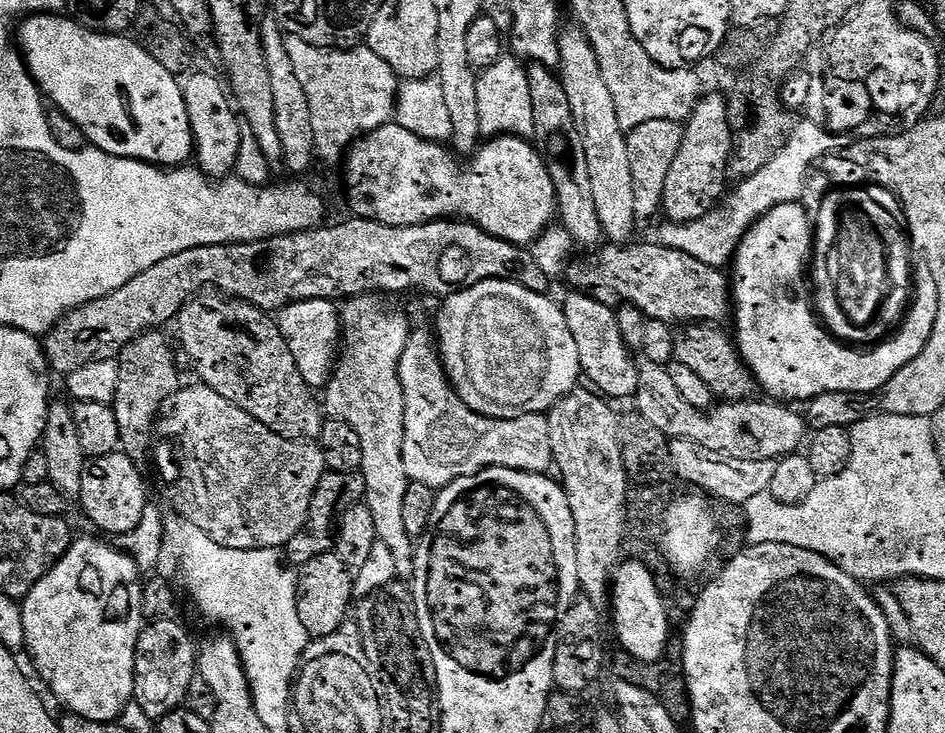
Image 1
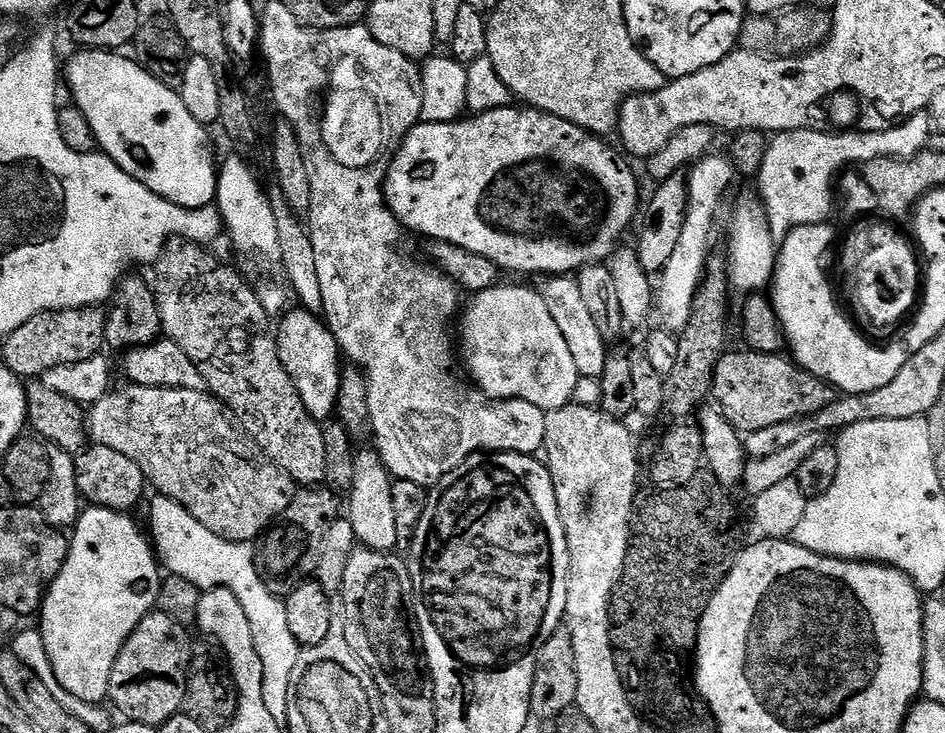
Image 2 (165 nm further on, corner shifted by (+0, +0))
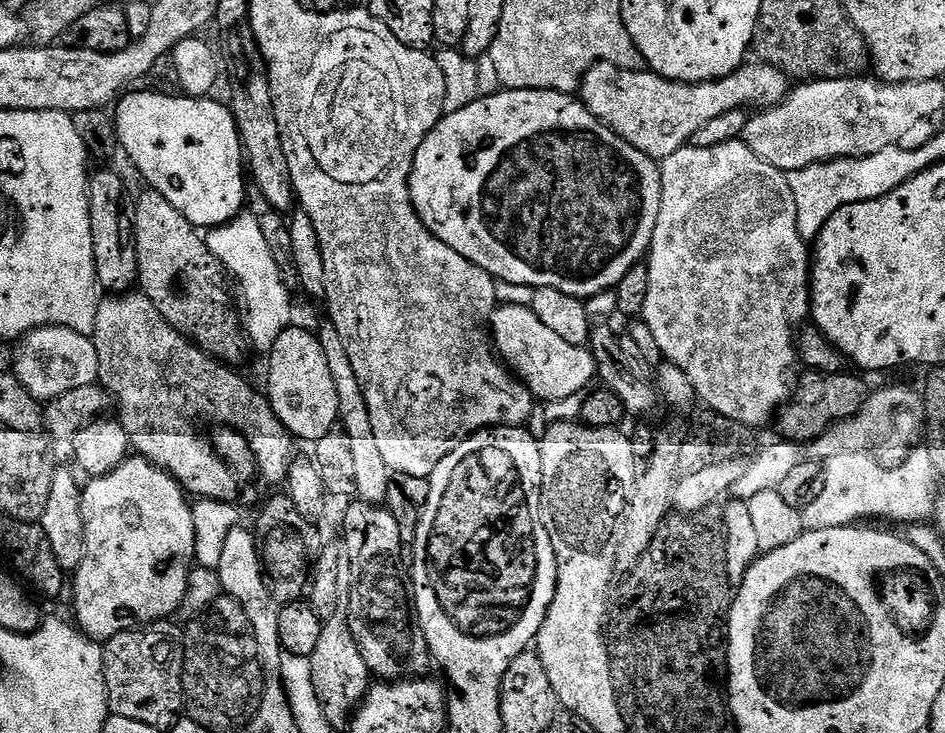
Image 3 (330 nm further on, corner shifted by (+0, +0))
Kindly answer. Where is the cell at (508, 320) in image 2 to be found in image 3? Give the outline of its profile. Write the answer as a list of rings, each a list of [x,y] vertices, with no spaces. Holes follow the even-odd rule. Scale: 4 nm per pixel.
[[[501,303],[496,311],[492,313],[490,335],[494,341],[495,351],[501,361],[509,369],[514,370],[520,383],[525,384],[532,391],[533,397],[537,401],[547,402],[570,398],[571,396],[579,397],[585,391],[583,388],[596,376],[596,363],[591,351],[587,347],[575,348],[570,346],[570,342],[558,338],[558,334],[554,334],[554,330],[549,330],[543,324],[542,318],[538,318],[538,314],[532,312],[531,307],[524,305],[523,308],[520,304]]]

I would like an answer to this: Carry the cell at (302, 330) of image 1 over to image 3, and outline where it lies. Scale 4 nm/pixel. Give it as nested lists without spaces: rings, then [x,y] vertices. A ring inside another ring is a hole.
[[[290,326],[272,343],[271,352],[267,353],[268,360],[268,388],[266,395],[272,403],[274,414],[282,422],[282,426],[297,441],[309,440],[315,442],[326,438],[337,427],[340,415],[338,414],[338,389],[334,387],[334,378],[330,374],[330,365],[326,363],[326,354],[320,345],[320,337],[315,331],[307,332],[304,328]]]

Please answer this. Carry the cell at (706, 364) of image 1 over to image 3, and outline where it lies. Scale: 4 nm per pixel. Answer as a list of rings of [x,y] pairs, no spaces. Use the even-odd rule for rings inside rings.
[[[821,372],[803,373],[800,385],[795,385],[790,399],[780,409],[775,417],[774,425],[781,432],[785,441],[797,446],[810,440],[816,440],[828,428],[832,428],[838,422],[858,414],[864,408],[870,395],[870,387],[863,380],[865,377],[848,376],[844,372],[838,374],[822,374]]]

